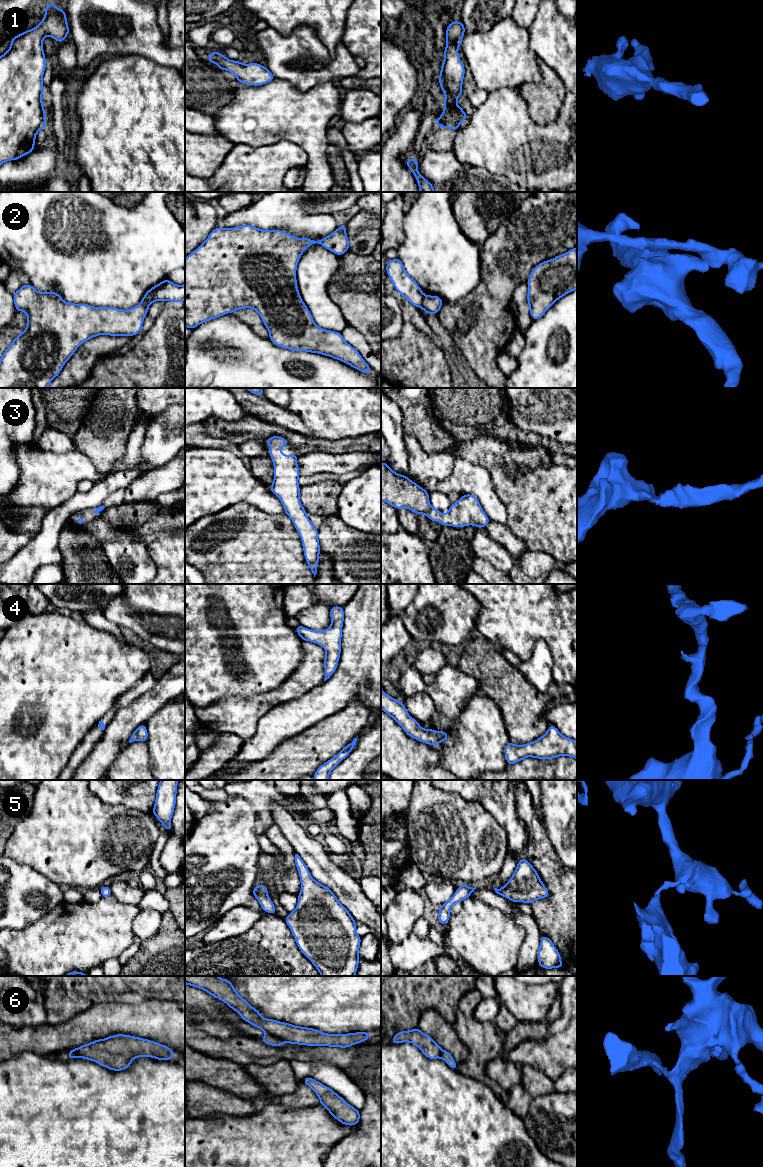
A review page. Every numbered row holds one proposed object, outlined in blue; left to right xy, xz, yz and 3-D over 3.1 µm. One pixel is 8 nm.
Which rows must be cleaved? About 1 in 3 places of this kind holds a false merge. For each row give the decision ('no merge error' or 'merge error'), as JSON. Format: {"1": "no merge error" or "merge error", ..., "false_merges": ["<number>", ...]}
{"1": "no merge error", "2": "merge error", "3": "no merge error", "4": "no merge error", "5": "no merge error", "6": "merge error", "false_merges": ["2", "6"]}

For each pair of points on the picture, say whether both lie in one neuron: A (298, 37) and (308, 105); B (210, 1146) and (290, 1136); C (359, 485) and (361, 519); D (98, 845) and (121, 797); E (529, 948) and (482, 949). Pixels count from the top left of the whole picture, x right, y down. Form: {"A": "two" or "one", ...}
{"A": "two", "B": "one", "C": "one", "D": "two", "E": "two"}

